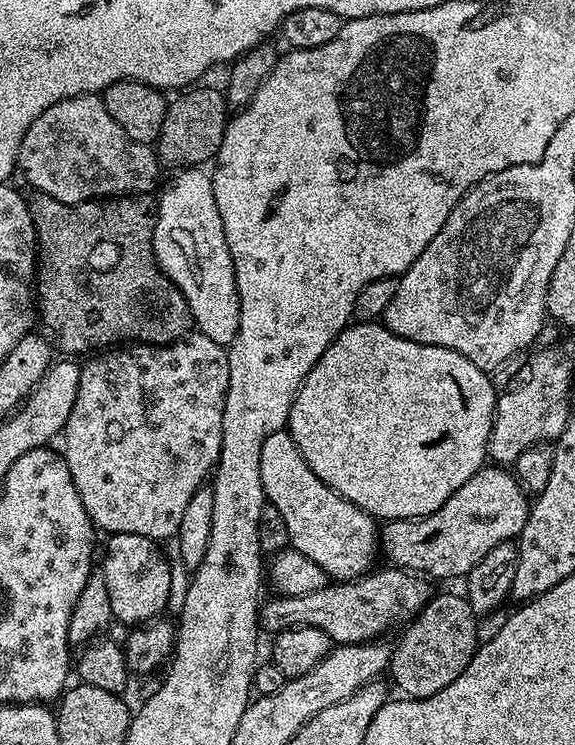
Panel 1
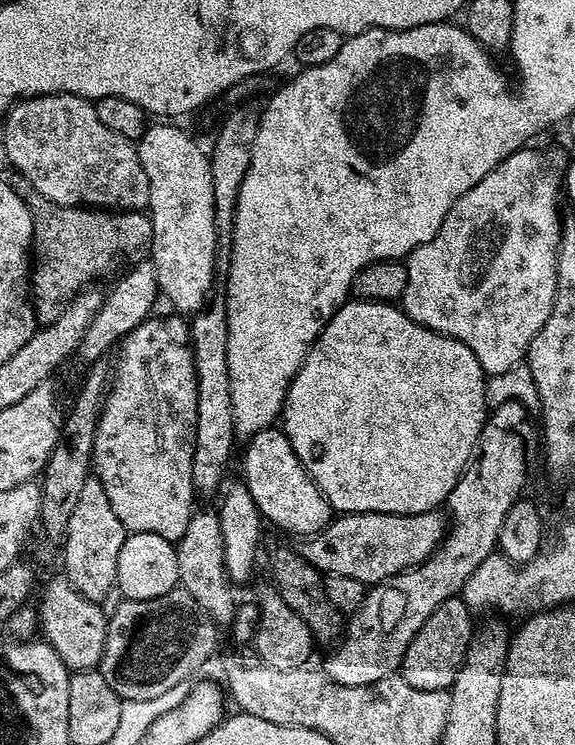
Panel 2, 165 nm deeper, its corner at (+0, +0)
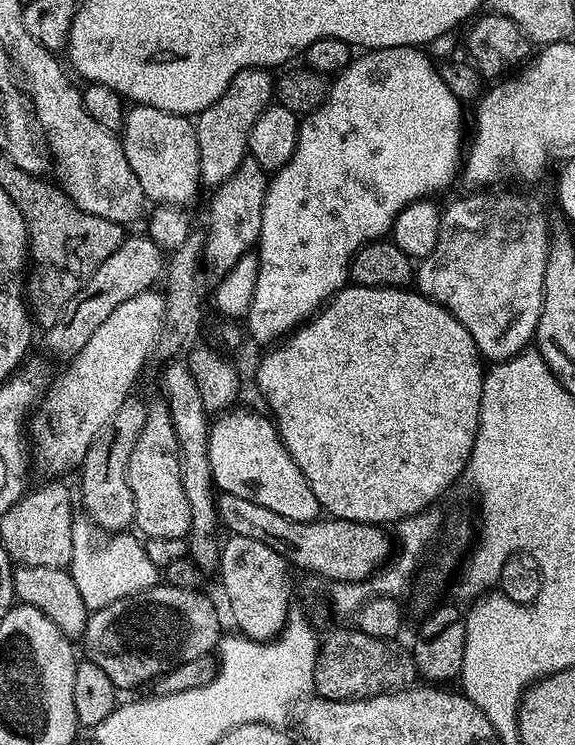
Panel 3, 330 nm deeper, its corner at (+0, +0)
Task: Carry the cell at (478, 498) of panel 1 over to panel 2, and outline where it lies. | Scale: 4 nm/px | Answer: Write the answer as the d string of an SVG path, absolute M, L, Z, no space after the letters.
M439 511L412 515L351 512L335 517L323 531L301 539L296 549L323 575L355 578L371 586L421 564L444 539L447 525Z

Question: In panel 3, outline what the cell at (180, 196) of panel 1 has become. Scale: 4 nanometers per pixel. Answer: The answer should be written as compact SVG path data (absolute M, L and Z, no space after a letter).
M133 103L124 113L122 143L126 162L130 162L130 170L134 170L149 201L188 206L202 188L196 126L189 117Z

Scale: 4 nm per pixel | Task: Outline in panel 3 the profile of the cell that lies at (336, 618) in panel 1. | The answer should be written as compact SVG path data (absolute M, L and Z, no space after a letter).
M157 584L93 611L81 635L85 659L101 667L119 691L147 685L170 670L209 655L222 638L220 616L199 589Z

